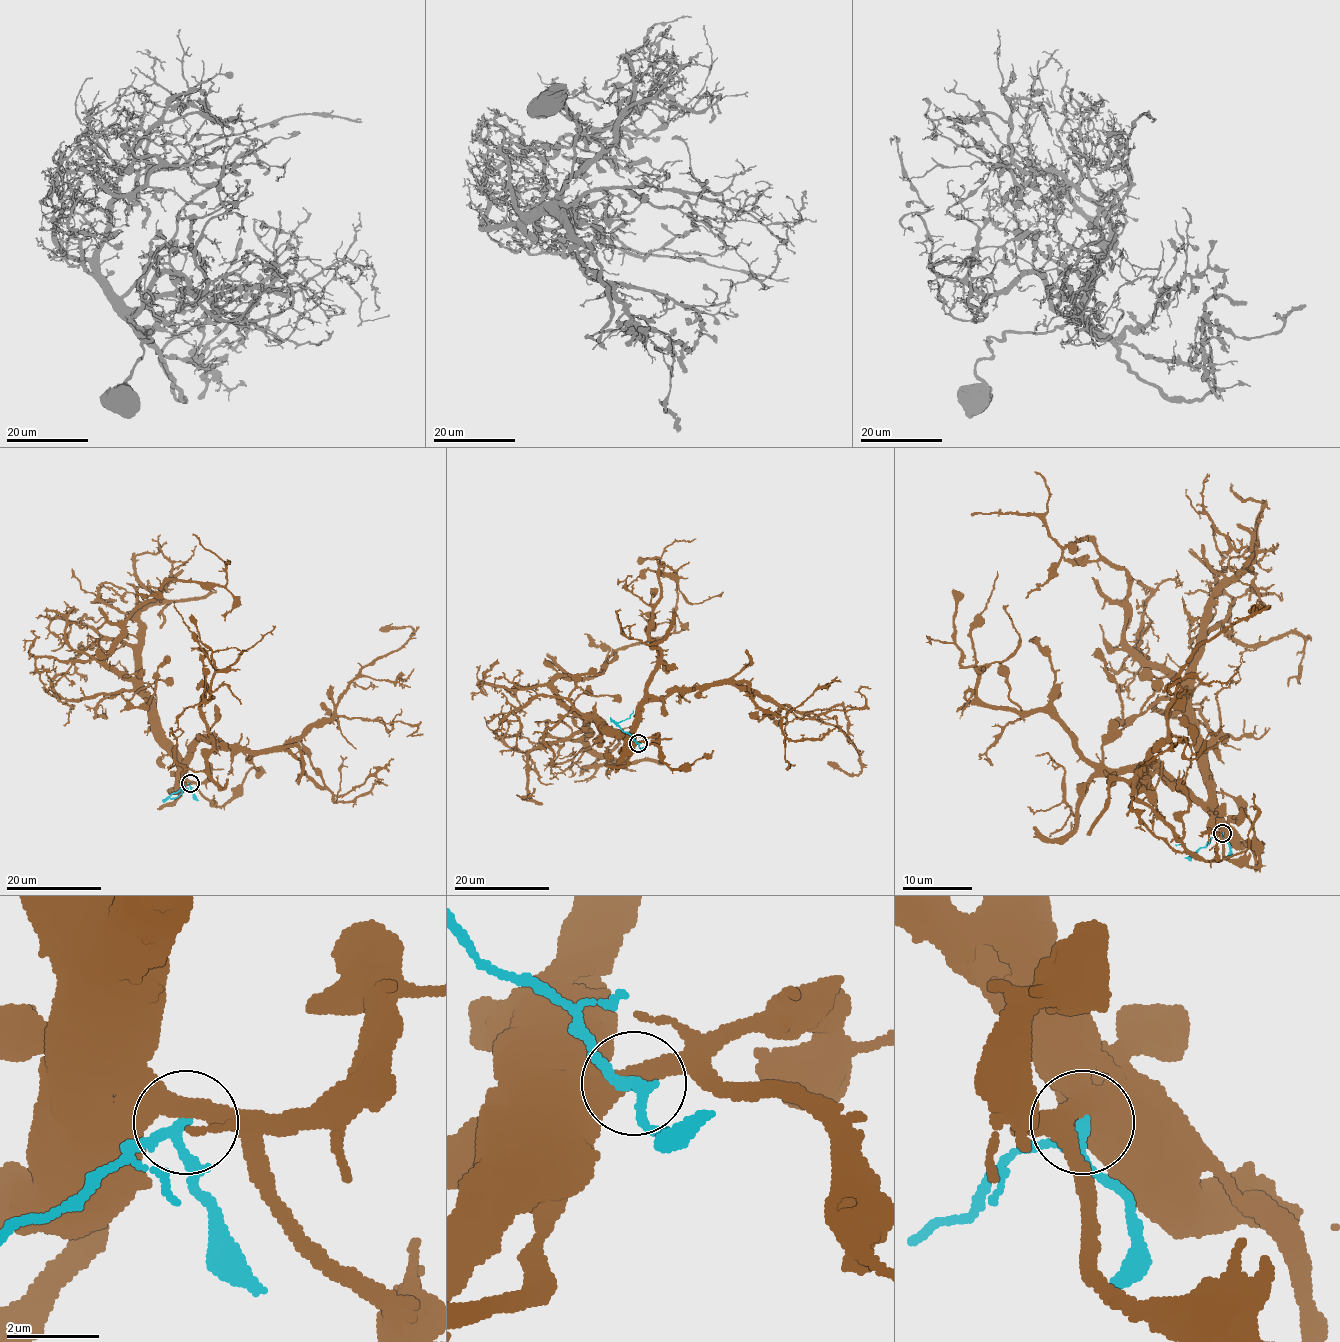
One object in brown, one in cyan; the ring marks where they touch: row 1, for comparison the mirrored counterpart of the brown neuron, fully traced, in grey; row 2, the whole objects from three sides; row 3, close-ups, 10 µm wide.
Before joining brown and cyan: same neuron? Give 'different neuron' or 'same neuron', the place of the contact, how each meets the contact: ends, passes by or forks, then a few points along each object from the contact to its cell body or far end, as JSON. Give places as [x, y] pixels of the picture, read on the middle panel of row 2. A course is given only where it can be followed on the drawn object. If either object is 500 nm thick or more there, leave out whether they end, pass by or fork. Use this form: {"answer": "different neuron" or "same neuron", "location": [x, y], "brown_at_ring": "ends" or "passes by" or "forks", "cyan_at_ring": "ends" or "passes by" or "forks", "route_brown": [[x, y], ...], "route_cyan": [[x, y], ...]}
{"answer": "different neuron", "location": [638, 743], "brown_at_ring": "passes by", "cyan_at_ring": "passes by", "route_brown": [[638, 743], [586, 721], [553, 682], [592, 677], [615, 652], [675, 630], [672, 620], [651, 624], [640, 613]], "route_cyan": [[638, 743], [617, 724], [633, 711]]}

